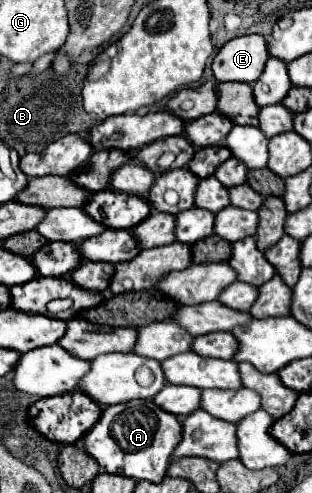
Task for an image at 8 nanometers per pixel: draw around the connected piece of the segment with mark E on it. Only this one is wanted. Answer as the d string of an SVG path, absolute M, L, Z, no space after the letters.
M243 35L231 39L221 47L213 59L213 75L217 81L243 81L253 83L261 77L267 55L267 41L263 35Z

